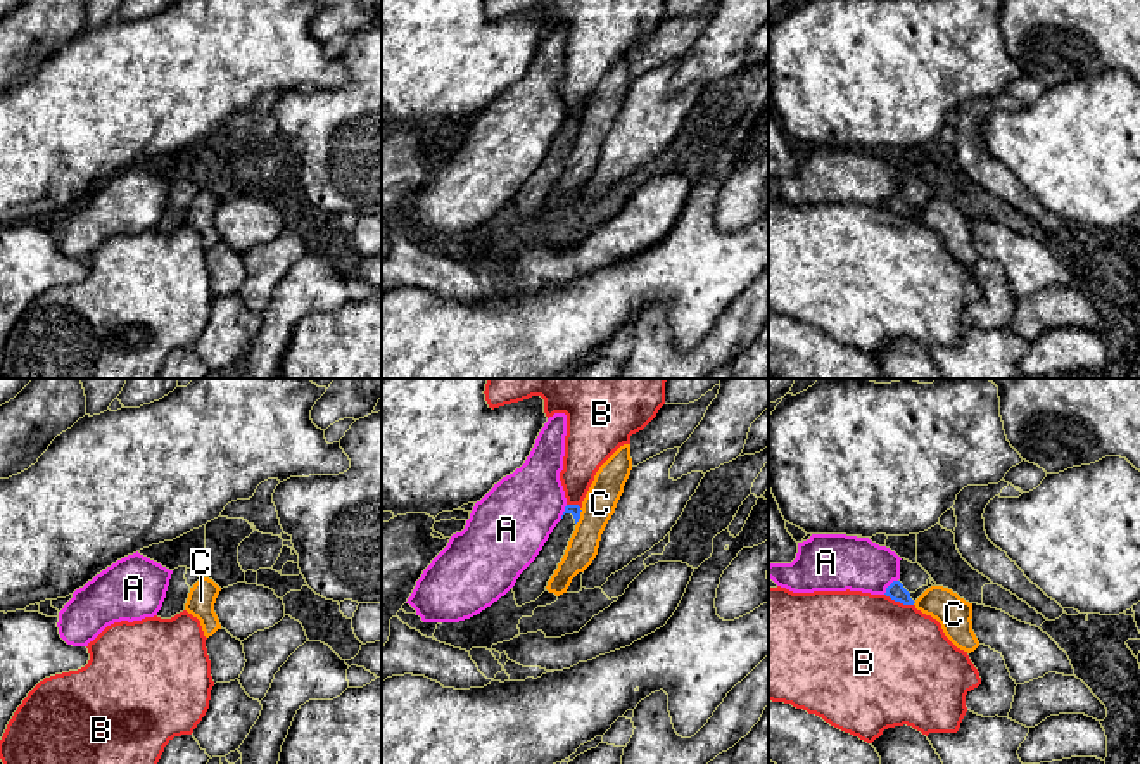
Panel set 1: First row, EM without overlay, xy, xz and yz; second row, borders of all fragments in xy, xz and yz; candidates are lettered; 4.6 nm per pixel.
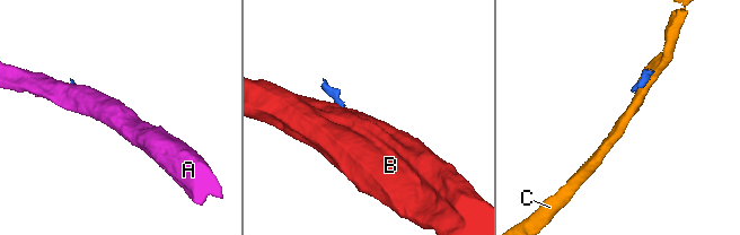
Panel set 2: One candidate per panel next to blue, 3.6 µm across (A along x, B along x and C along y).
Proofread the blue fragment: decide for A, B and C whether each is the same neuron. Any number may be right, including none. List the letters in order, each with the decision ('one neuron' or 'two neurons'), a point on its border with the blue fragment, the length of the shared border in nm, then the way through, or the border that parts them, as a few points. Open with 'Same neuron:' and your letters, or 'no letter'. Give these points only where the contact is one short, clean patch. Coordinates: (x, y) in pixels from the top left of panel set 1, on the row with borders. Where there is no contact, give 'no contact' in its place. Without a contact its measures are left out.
Same neuron: no letter
A: two neurons; contact yz (888, 586); length 100 nm
B: two neurons; contact yz (899, 600); length 150 nm; border yz (885, 593), (912, 605)
C: two neurons; contact xz (579, 515); length 80 nm

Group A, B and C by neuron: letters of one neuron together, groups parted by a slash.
A / B / C

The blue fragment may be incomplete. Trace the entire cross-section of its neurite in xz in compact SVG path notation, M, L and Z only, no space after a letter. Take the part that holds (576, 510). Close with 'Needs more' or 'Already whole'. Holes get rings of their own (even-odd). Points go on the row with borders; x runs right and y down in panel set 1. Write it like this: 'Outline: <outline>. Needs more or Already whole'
Outline: M579 505L565 506L563 519L553 529L535 560L516 579L511 589L518 607L535 602L546 591L548 581L565 555L580 512Z. Needs more

